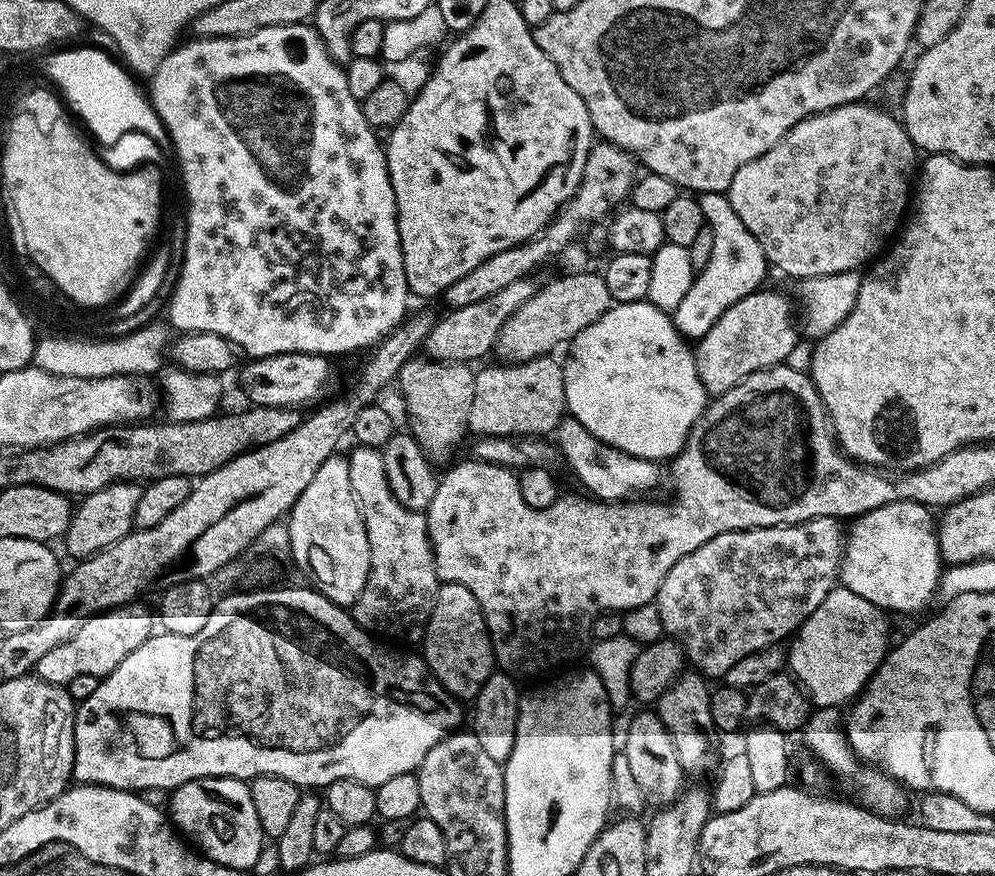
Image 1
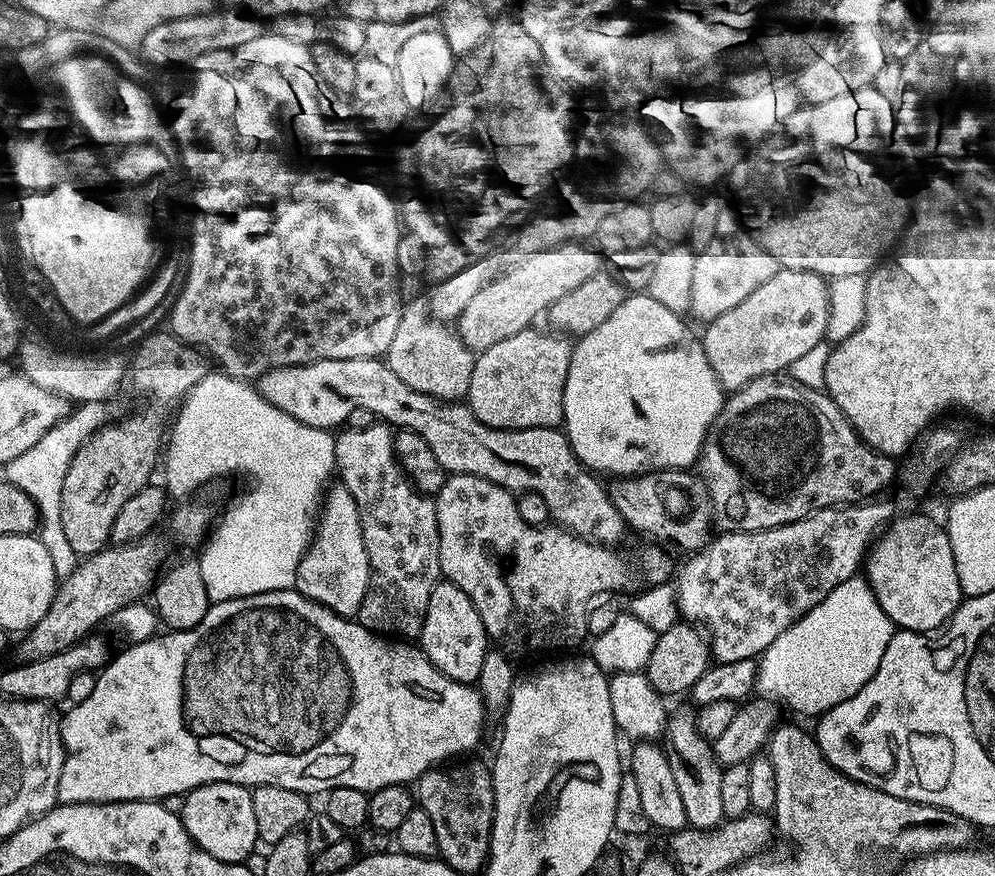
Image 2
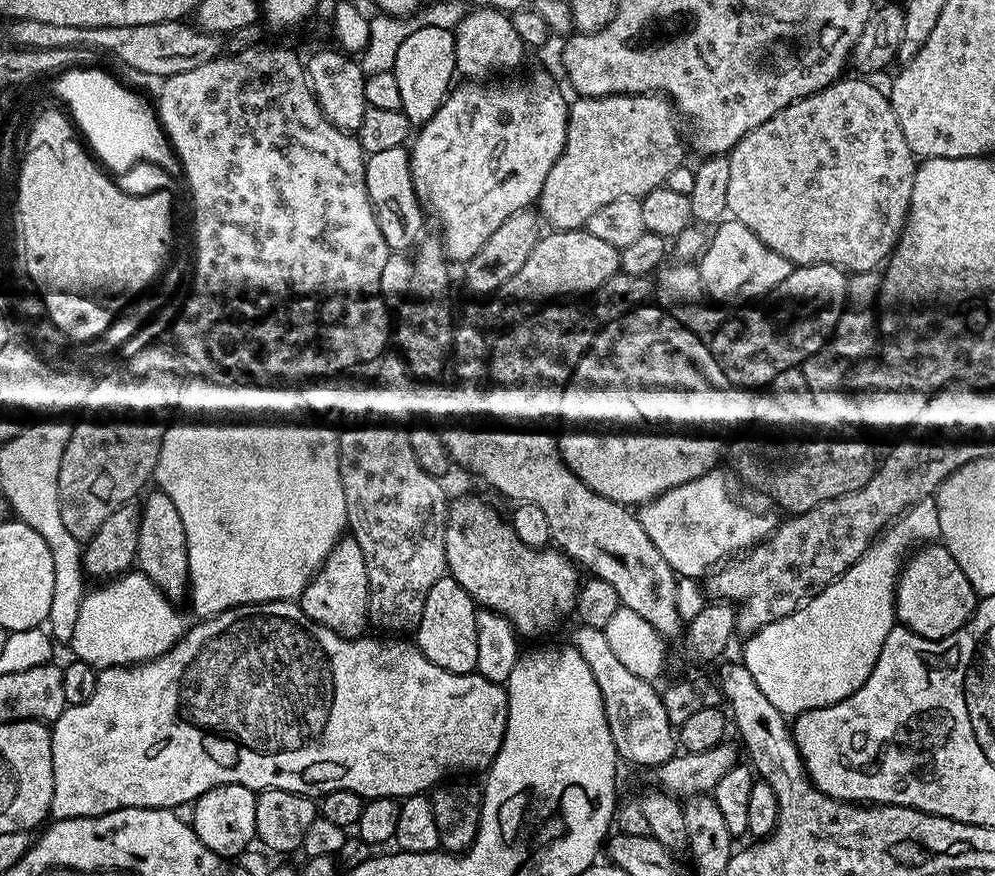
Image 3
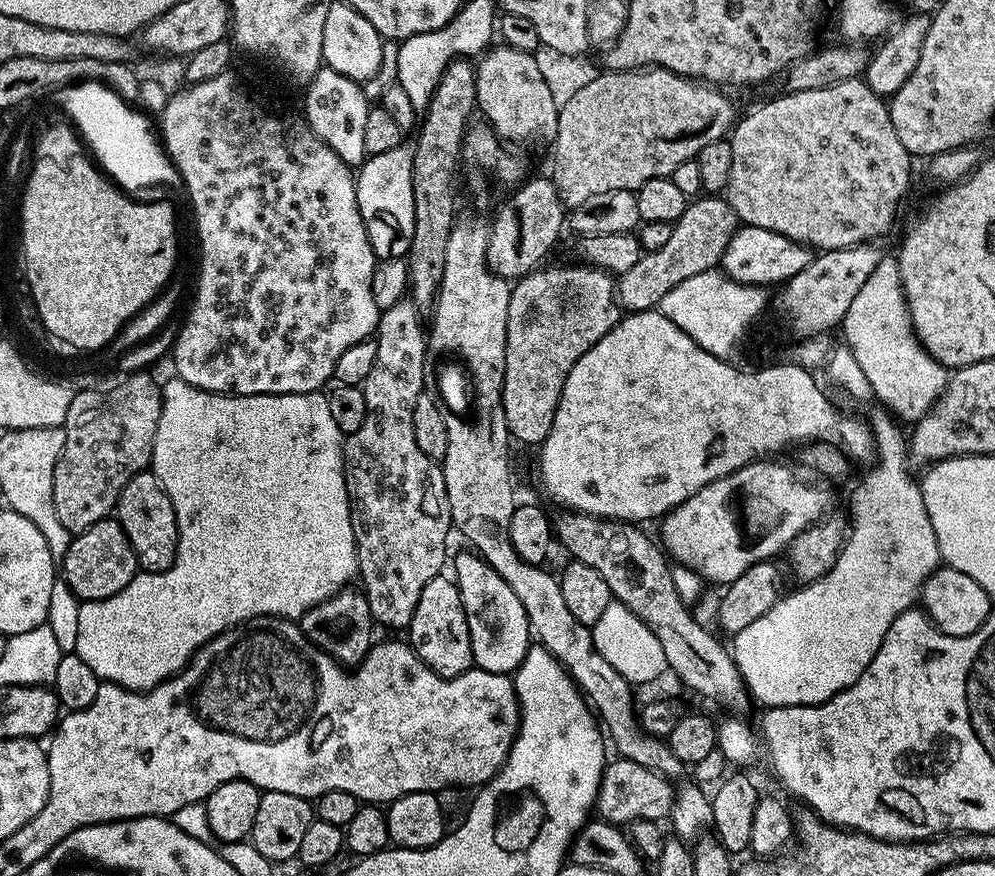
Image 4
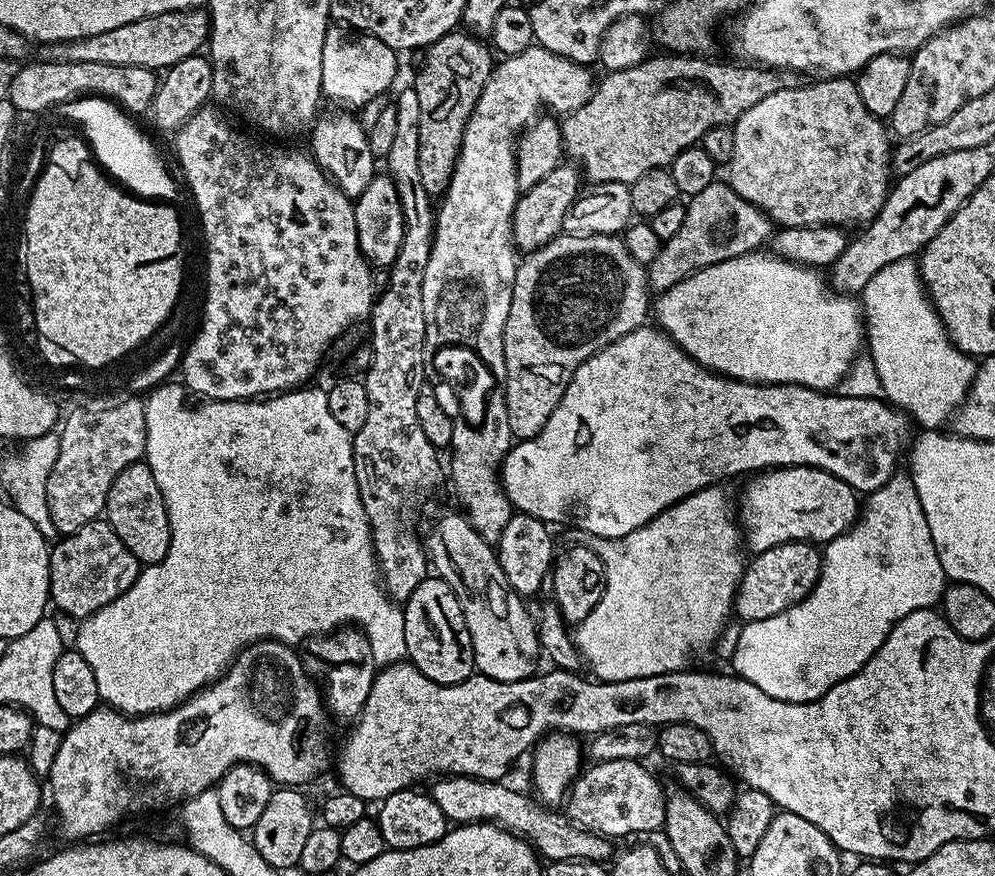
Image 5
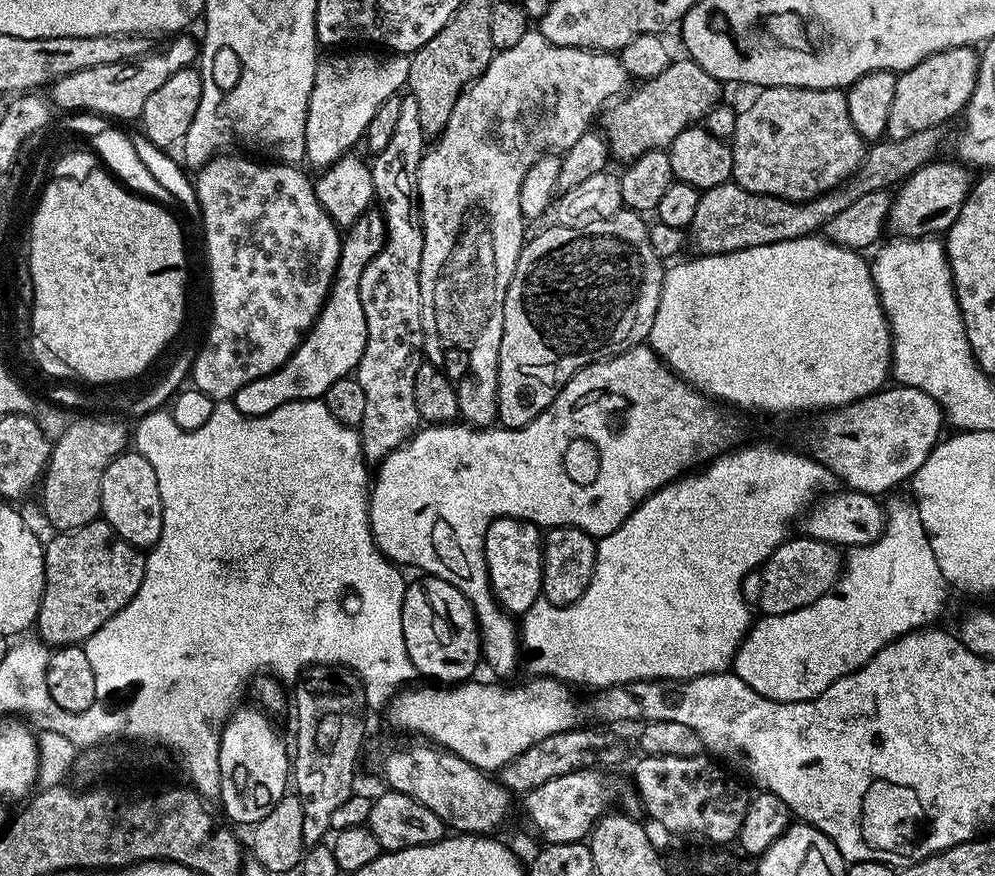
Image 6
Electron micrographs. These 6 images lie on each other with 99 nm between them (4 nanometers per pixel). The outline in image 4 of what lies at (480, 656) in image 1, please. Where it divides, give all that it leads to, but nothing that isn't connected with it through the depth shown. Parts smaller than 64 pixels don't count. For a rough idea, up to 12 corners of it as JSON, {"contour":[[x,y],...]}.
{"contour":[[430,578],[407,643],[445,678],[473,667],[455,579]]}

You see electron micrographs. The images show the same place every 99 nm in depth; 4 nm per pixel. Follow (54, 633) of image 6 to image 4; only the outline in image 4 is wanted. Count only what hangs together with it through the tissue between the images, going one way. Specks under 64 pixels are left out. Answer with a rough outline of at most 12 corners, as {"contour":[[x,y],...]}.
{"contour":[[114,518],[75,533],[62,580],[80,602],[135,578],[136,555]]}

